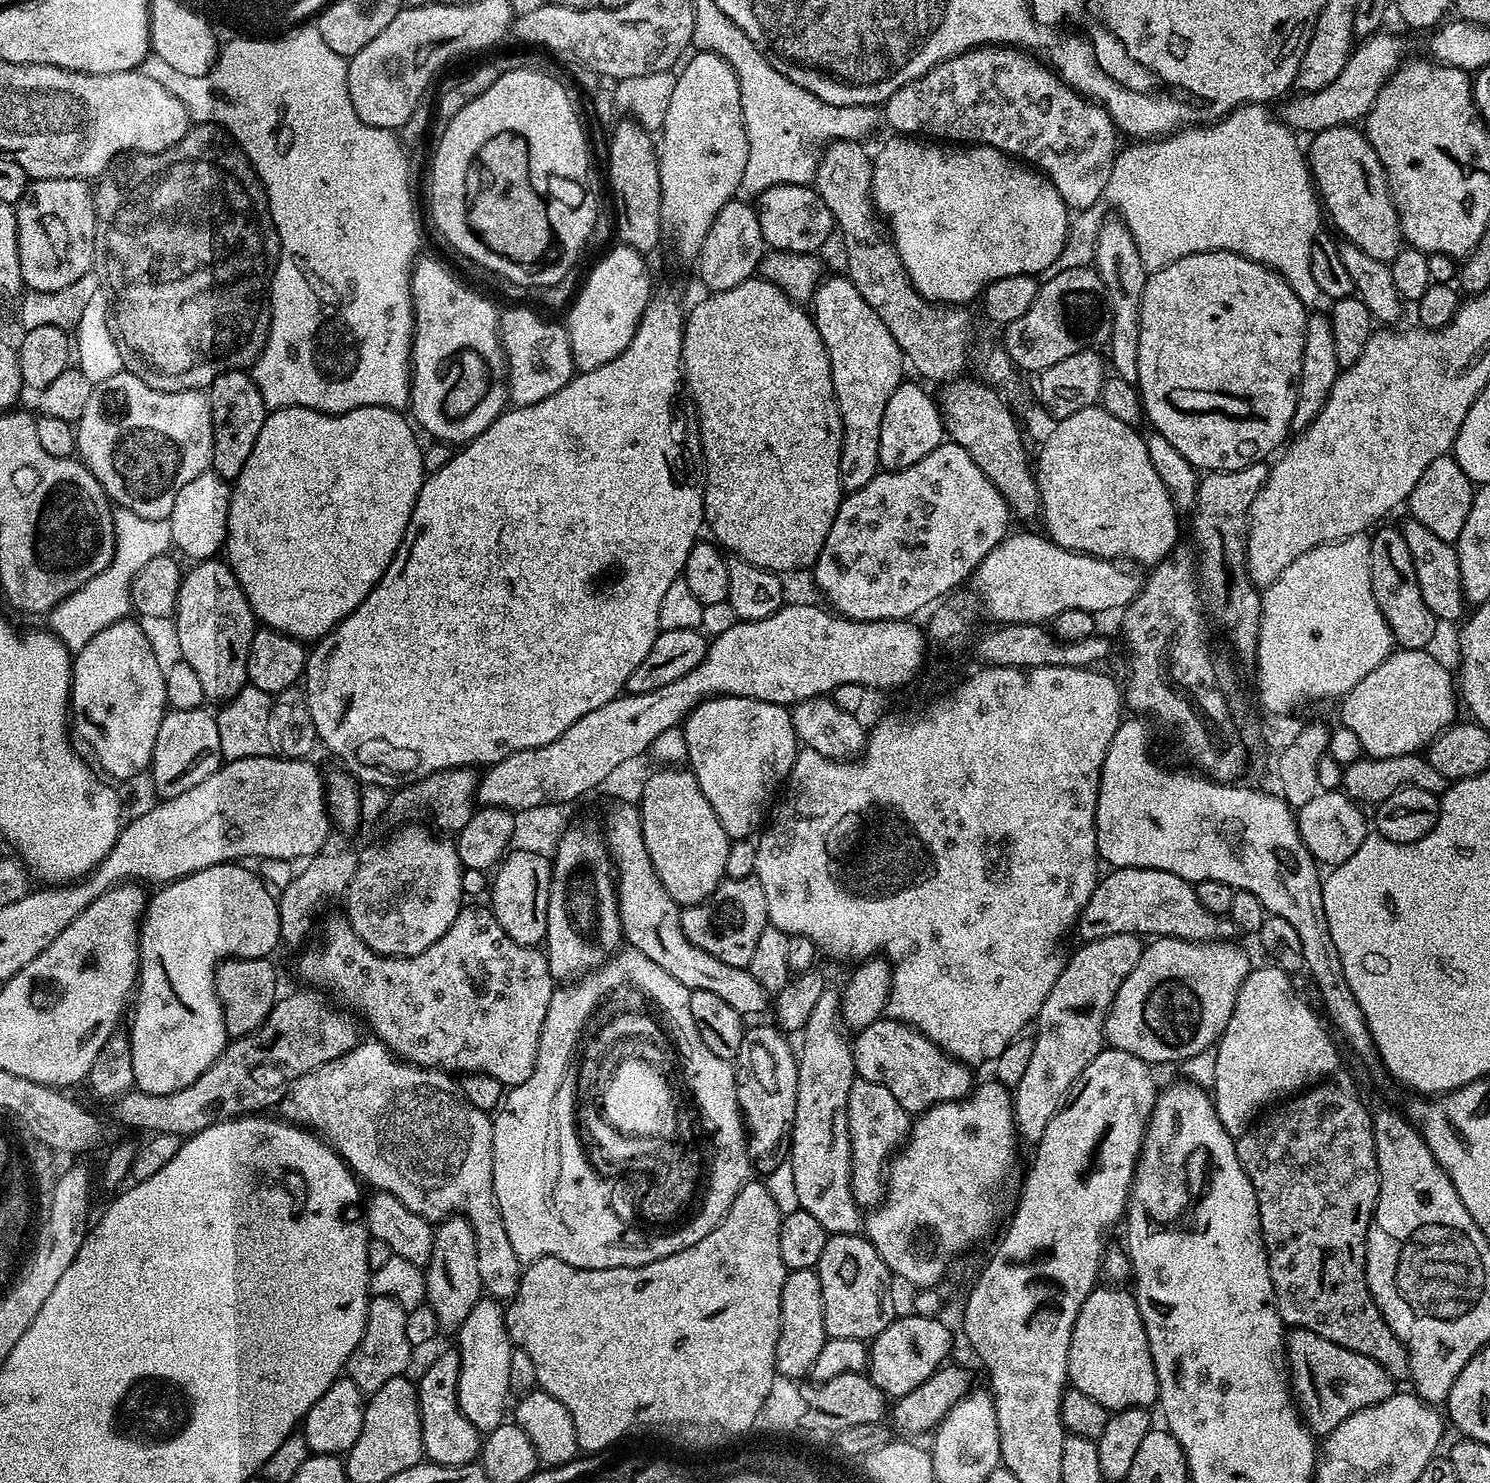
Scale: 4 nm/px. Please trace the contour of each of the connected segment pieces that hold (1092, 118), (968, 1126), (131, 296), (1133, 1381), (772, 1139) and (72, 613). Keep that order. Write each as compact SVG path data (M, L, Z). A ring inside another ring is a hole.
M981 46L943 60L922 78L902 86L889 100L885 100L883 119L896 134L931 138L936 142L959 142L964 146L985 144L997 148L999 152L1019 158L1047 176L1069 209L1096 208L1101 203L1106 182L1110 182L1118 155L1118 129L1112 123L1112 115L1099 103L1081 96L1035 55L1027 51L1015 52L1008 47Z
M999 1082L977 1083L960 1100L947 1100L927 1108L911 1121L906 1143L891 1157L886 1168L886 1191L882 1203L871 1209L862 1228L868 1241L878 1250L886 1266L897 1277L905 1276L917 1289L939 1285L948 1260L971 1244L984 1240L996 1216L992 1199L1016 1164L1016 1115L1012 1113L1013 1093ZM908 1228L932 1232L932 1252L911 1252L908 1249Z
M213 123L196 124L189 127L188 133L174 146L161 152L129 152L123 156L115 156L95 181L94 199L98 268L102 273L103 283L110 289L111 330L123 367L142 378L146 386L163 392L207 390L222 374L251 369L268 341L272 321L270 289L272 276L276 273L276 262L280 259L280 233L276 231L276 224L272 221L272 211L262 182L240 145L223 127Z
M1108 1287L1112 1288L1093 1288L1078 1310L1070 1338L1068 1379L1071 1387L1103 1408L1148 1408L1157 1403L1160 1387L1136 1297L1131 1291L1123 1292L1123 1287Z
M769 1024L745 1031L744 1045L734 1061L742 1124L746 1132L748 1128L747 1155L764 1164L772 1164L779 1158L780 1143L789 1139L794 1106L798 1102L797 1053L788 1045L789 1037L779 1027Z
M116 508L112 521L116 531L116 553L106 570L86 586L82 586L74 594L70 594L59 606L53 608L50 613L52 625L51 631L70 650L79 650L94 638L106 626L125 619L133 611L132 584L135 582L139 571L152 558L165 555L173 547L172 531L167 520L151 520L150 518L138 518L134 510Z

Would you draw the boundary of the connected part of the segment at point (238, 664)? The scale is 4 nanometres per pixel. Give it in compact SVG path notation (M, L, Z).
M223 559L201 560L193 563L191 567L189 572L187 569L183 573L180 581L178 602L174 613L176 644L180 647L178 656L190 666L194 666L194 674L198 674L205 701L227 702L233 700L248 684L246 662L250 662L250 642L256 633L258 621L238 578Z

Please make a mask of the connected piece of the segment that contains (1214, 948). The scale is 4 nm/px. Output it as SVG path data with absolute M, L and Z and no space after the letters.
M1177 936L1153 939L1145 947L1126 982L1118 986L1108 1017L1104 1019L1104 1038L1111 1047L1134 1054L1149 1066L1172 1064L1190 1059L1194 1054L1213 1047L1226 1030L1238 990L1250 971L1248 956L1236 942L1201 942L1180 940Z

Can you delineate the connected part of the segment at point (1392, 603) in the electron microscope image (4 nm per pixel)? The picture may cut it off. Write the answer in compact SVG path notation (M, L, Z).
M1399 527L1379 528L1375 529L1376 536L1371 537L1370 574L1374 598L1378 602L1380 613L1386 618L1388 629L1392 631L1393 641L1400 648L1427 649L1428 643L1436 636L1438 621L1422 598L1418 574L1410 558L1410 549L1406 547L1406 538Z

